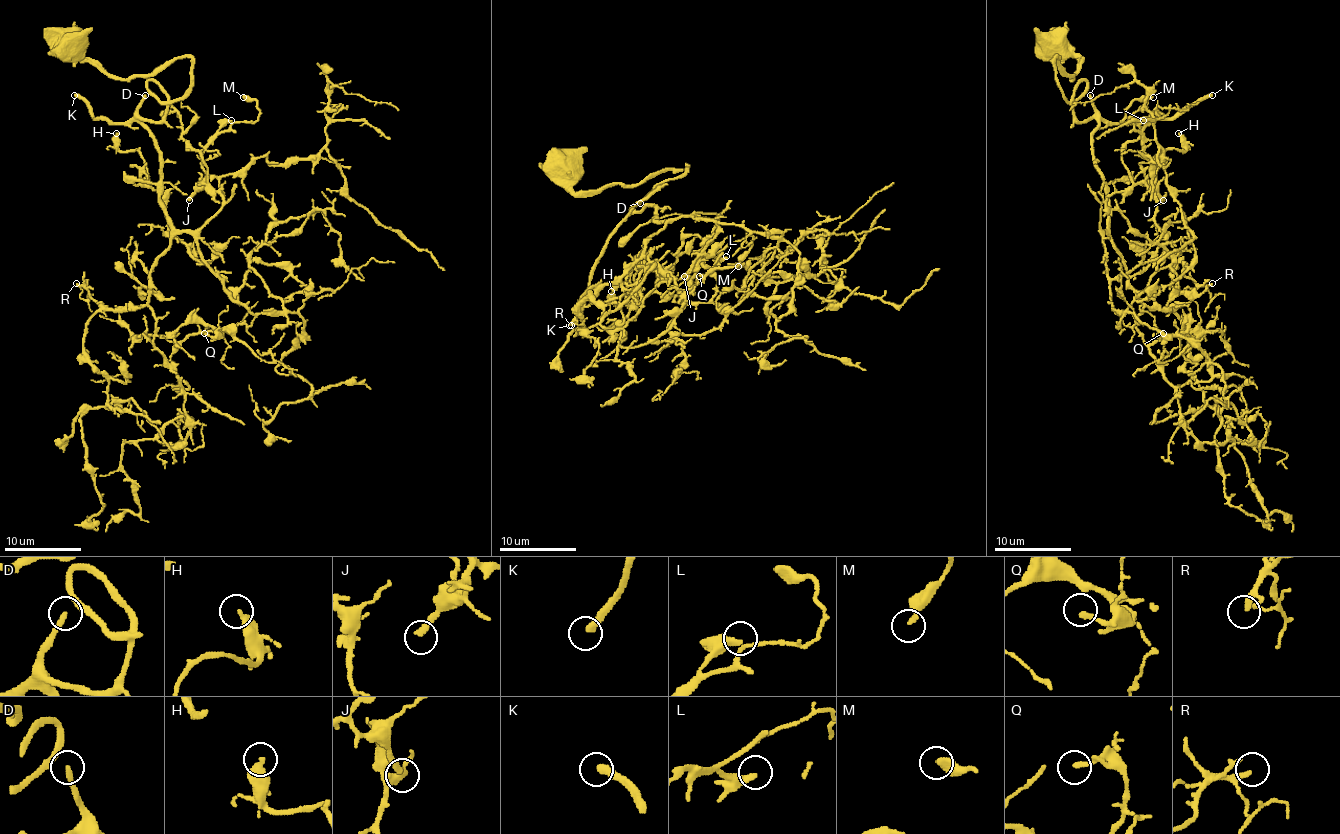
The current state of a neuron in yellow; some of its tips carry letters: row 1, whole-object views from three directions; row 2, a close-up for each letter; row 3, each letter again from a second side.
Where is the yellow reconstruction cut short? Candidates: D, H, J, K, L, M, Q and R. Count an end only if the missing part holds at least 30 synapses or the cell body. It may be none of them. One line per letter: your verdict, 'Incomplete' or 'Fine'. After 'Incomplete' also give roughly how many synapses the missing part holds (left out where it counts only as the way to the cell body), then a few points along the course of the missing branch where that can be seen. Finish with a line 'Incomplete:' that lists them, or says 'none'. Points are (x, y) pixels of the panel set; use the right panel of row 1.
D: Incomplete. Roughly 110 synapses
H: Fine
J: Fine
K: Incomplete. Roughly 130 synapses
L: Fine
M: Fine
Q: Fine
R: Incomplete. Roughly 35 synapses
Incomplete: D, K, R

